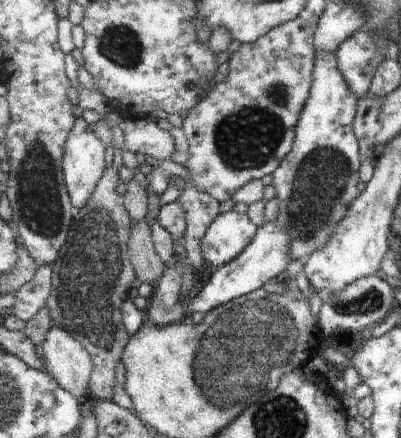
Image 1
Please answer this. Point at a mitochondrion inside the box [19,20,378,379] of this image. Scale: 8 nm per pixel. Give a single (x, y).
(91, 279)

